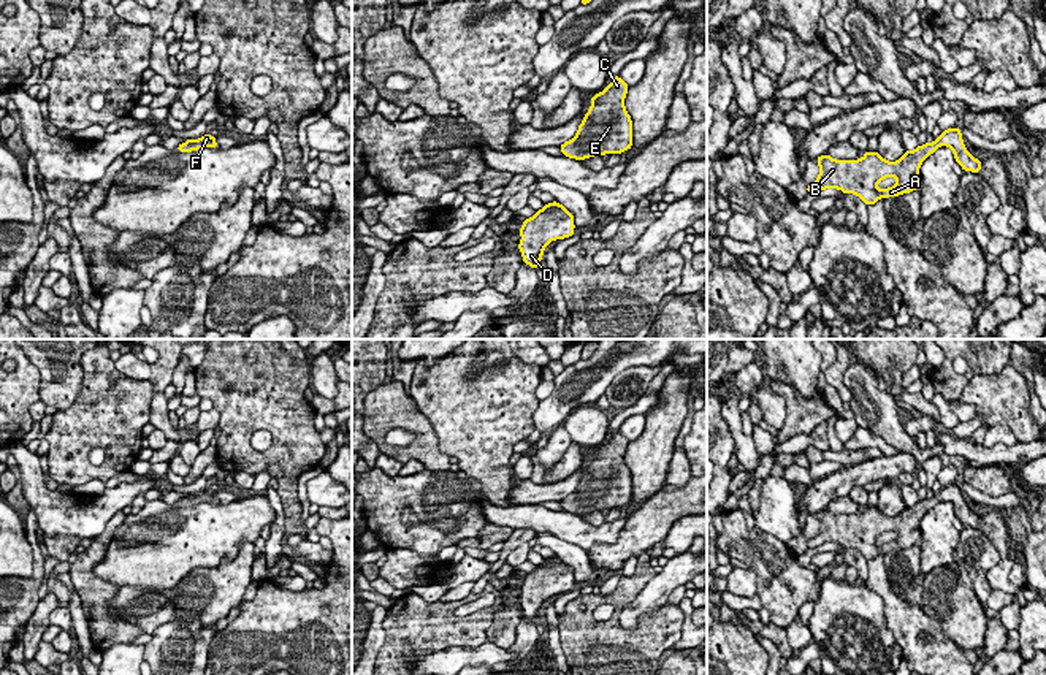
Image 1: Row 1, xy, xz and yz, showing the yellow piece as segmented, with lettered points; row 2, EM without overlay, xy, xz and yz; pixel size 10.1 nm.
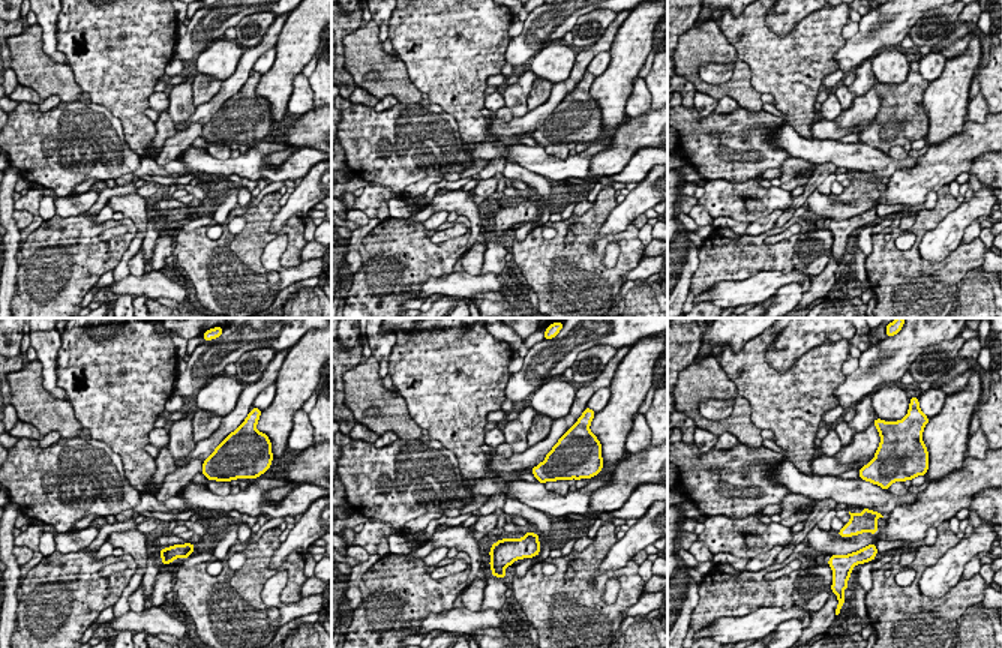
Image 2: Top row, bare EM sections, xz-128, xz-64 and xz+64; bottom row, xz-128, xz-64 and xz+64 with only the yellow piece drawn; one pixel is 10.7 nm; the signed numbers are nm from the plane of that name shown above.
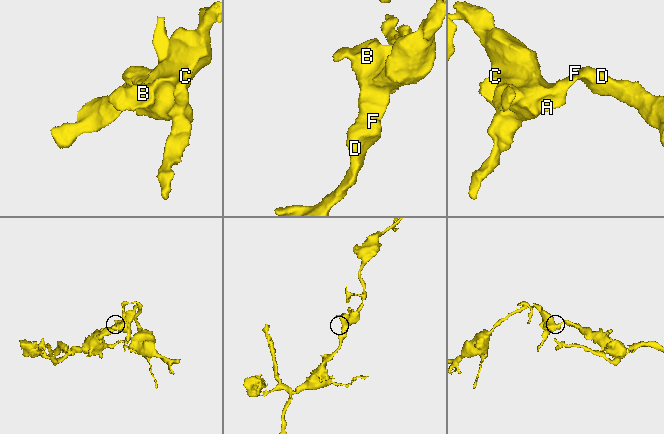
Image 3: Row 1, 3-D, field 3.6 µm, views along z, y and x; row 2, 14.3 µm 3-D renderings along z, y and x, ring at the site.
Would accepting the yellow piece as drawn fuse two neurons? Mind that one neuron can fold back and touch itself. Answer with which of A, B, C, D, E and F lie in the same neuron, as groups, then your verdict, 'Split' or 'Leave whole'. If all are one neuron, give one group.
Groups: A B C D E F. Leave whole

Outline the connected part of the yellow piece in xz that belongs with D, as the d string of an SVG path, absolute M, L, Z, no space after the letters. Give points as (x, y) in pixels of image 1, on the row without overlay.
M558 556L545 559L533 572L523 577L518 585L521 596L518 604L523 610L523 618L531 623L539 623L544 612L542 605L555 594L574 591L574 570Z

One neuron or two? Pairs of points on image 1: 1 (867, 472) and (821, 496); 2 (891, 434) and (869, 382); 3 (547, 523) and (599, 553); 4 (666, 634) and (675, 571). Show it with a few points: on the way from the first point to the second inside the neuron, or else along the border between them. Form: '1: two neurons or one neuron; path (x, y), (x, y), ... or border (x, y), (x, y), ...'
1: one neuron; path (856, 476), (832, 485)
2: one neuron; path (885, 422), (869, 395)
3: two neurons; border (623, 526), (614, 542), (595, 544), (587, 552)
4: two neurons; border (666, 601), (652, 613), (644, 613), (636, 626)

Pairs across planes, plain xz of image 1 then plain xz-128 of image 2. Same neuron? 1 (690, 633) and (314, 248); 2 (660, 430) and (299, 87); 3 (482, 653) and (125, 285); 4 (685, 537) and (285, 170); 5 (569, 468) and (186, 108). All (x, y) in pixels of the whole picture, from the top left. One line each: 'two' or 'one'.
1: two
2: two
3: one
4: one
5: two

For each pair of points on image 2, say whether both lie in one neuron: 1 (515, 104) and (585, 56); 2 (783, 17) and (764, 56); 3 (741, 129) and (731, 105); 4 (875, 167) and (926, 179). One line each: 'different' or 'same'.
1: different
2: different
3: different
4: different

